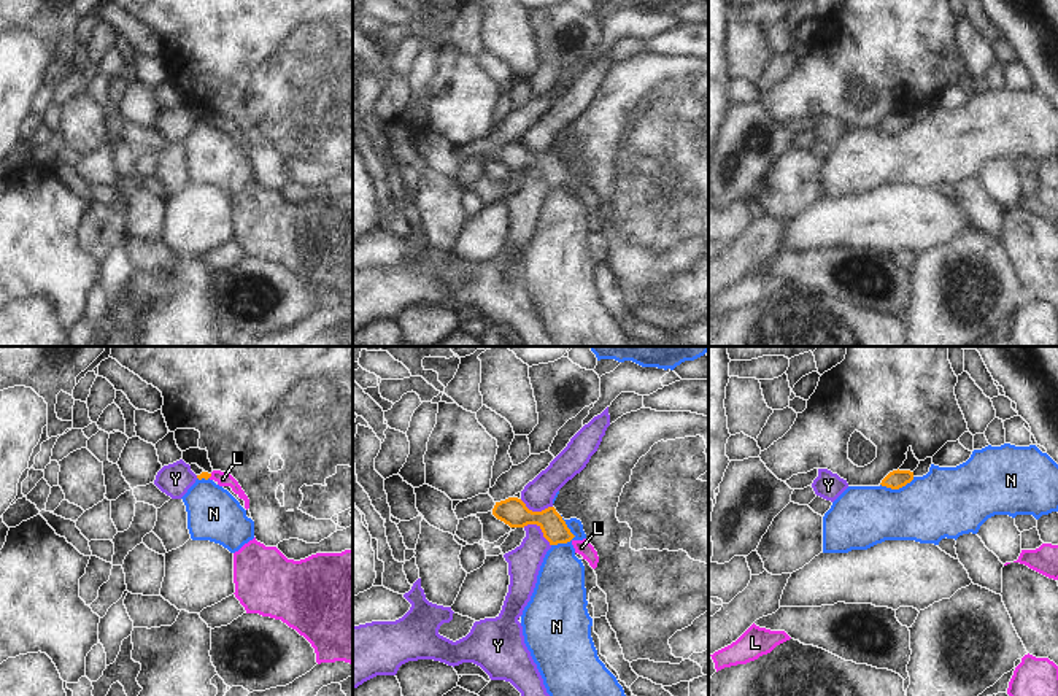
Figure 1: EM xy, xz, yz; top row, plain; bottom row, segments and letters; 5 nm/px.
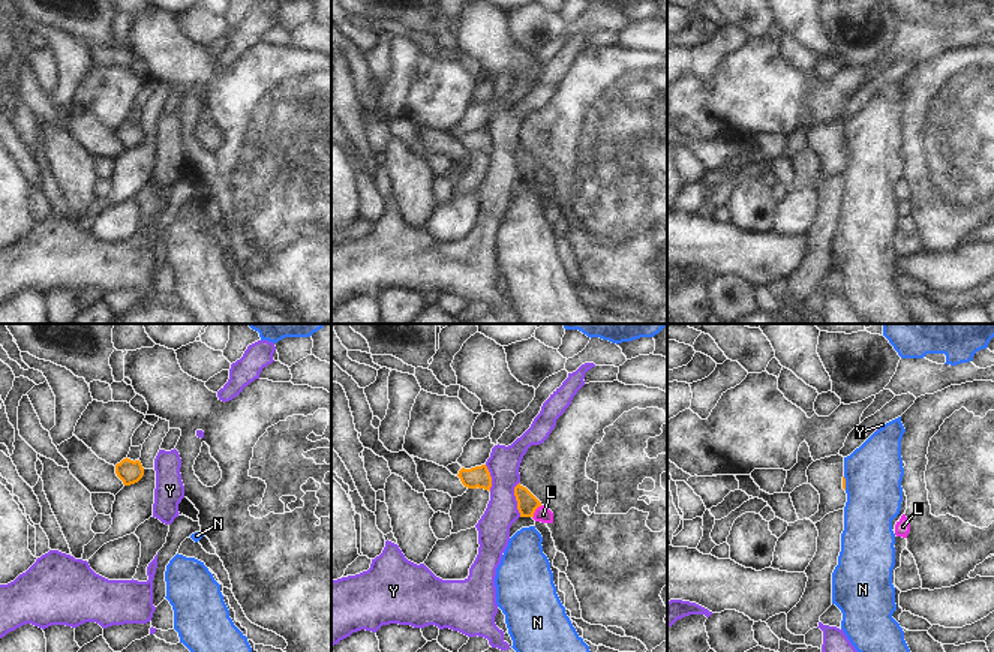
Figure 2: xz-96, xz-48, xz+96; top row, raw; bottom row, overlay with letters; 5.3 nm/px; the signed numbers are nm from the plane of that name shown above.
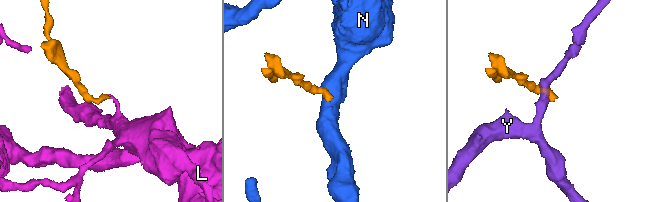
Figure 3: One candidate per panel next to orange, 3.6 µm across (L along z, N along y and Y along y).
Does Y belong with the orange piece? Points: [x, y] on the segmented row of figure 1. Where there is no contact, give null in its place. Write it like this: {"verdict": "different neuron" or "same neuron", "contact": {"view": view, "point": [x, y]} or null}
{"verdict": "different neuron", "contact": {"view": "xz", "point": [540, 528]}}

